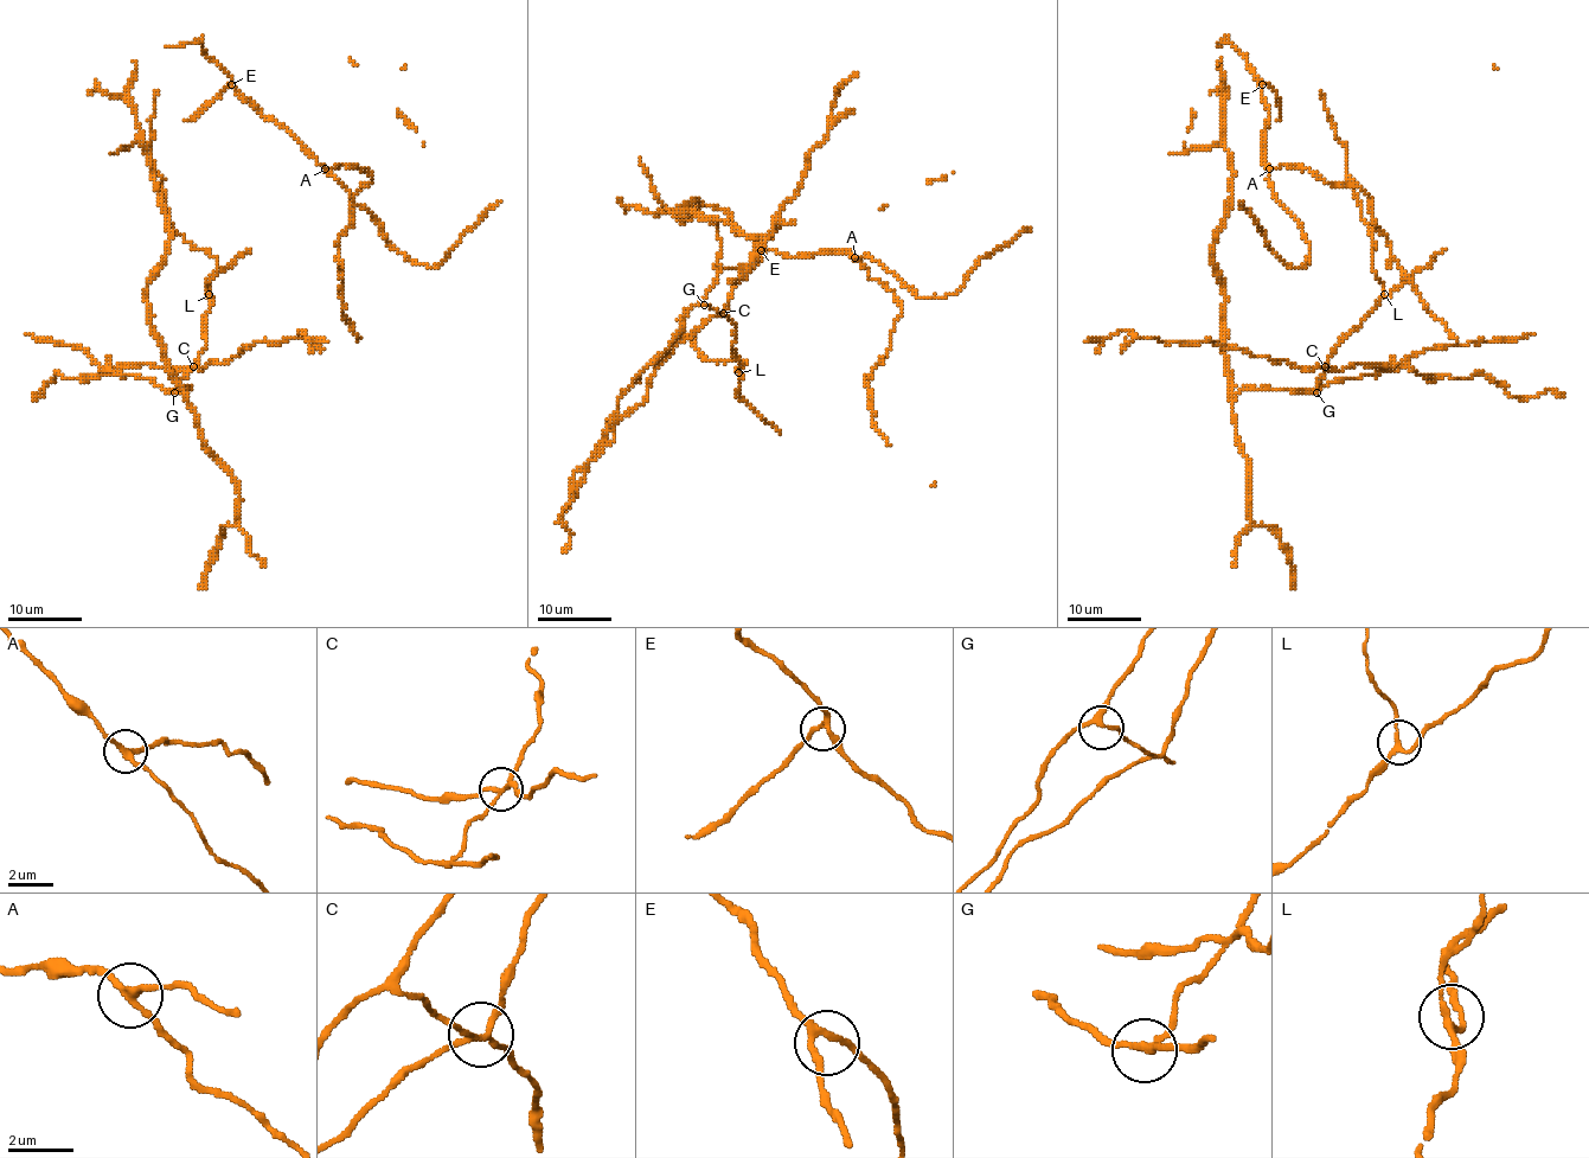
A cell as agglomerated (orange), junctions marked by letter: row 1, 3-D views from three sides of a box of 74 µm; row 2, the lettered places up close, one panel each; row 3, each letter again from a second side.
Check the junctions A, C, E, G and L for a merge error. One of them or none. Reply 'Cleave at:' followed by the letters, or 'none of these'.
Cleave at: C

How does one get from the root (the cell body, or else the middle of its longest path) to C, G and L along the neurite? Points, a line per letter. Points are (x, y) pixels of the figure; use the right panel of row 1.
C: (1229, 157), (1229, 210), (1212, 248), (1224, 286), (1228, 385), (1235, 396), (1242, 389), (1314, 390), (1325, 366)
G: (1229, 157), (1229, 210), (1212, 248), (1212, 269), (1224, 286), (1228, 385), (1235, 396), (1242, 389), (1317, 392)
L: (1229, 157), (1212, 269), (1235, 396), (1314, 390), (1332, 350), (1384, 294)

